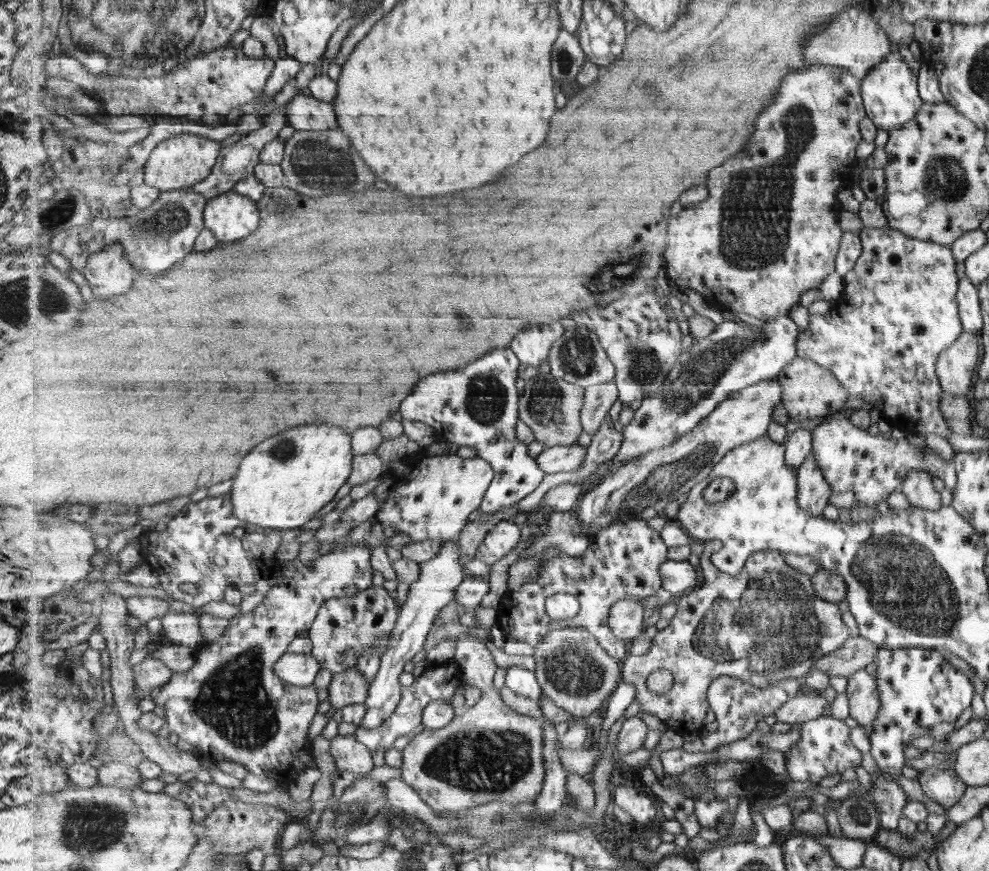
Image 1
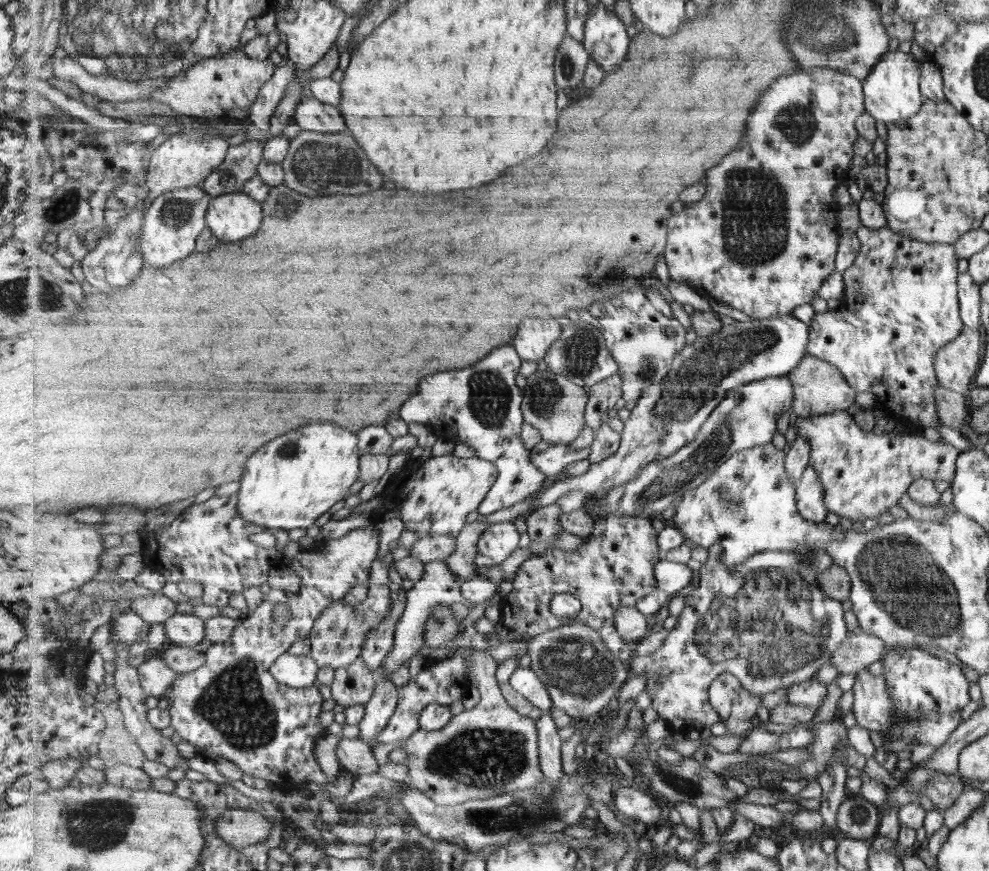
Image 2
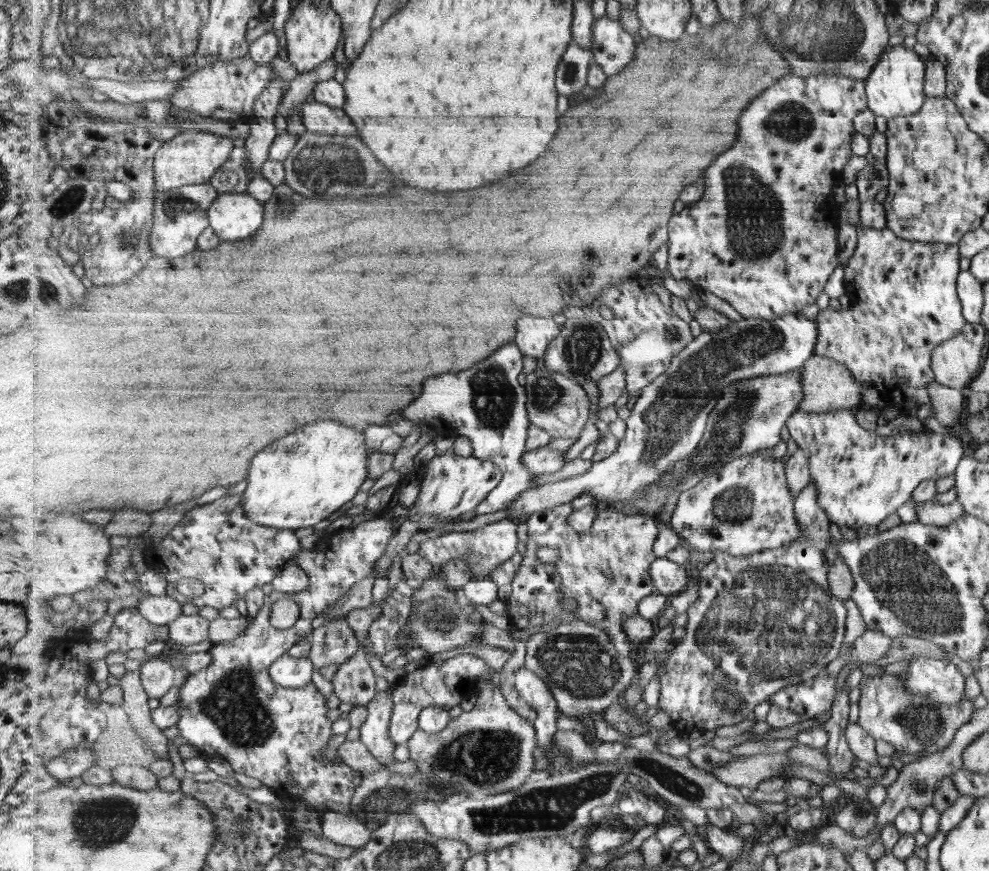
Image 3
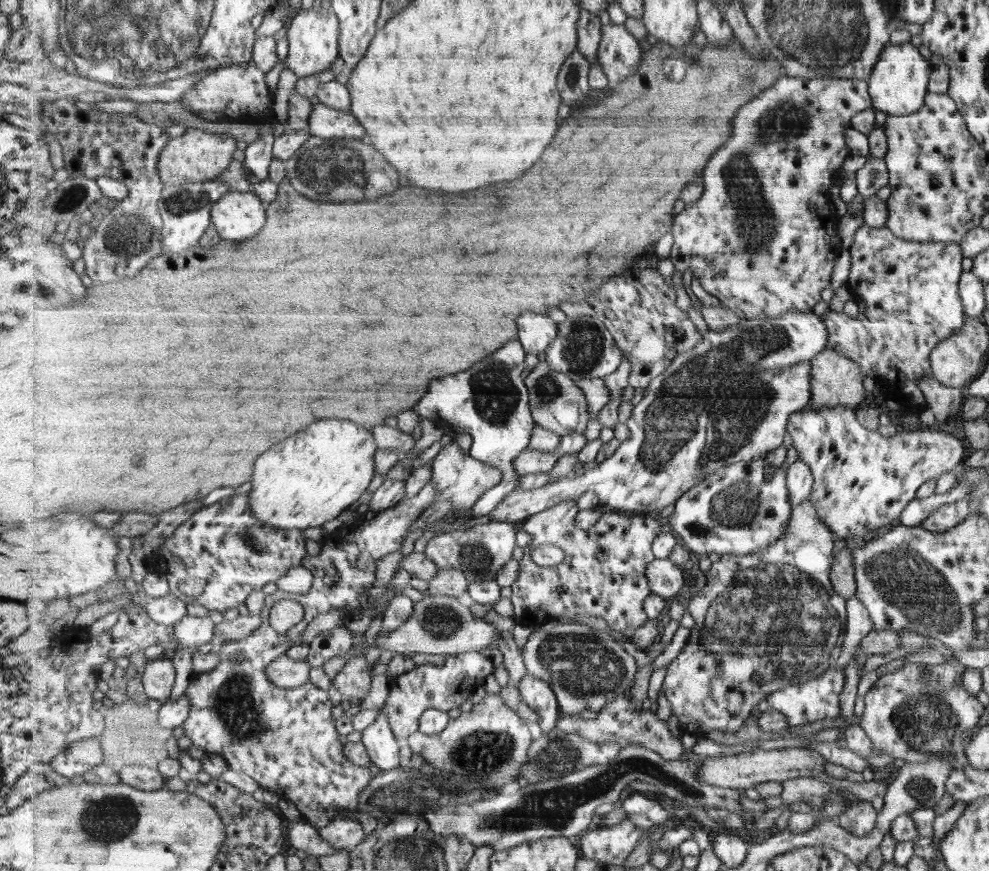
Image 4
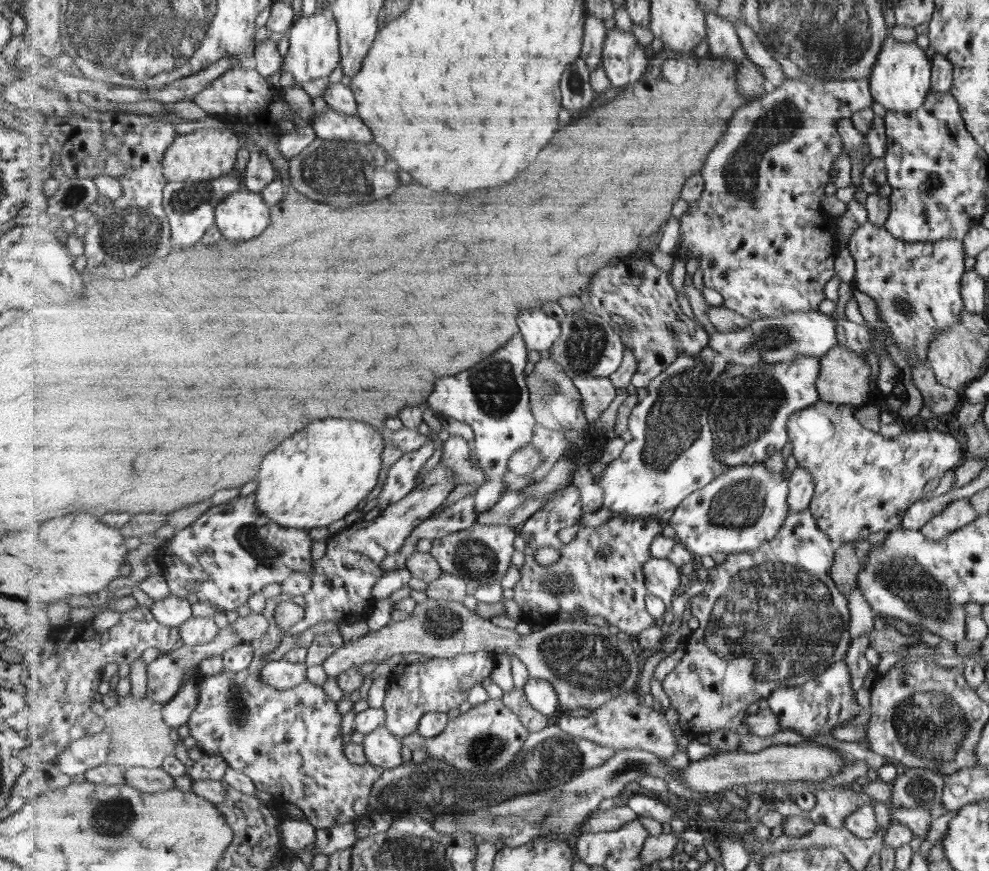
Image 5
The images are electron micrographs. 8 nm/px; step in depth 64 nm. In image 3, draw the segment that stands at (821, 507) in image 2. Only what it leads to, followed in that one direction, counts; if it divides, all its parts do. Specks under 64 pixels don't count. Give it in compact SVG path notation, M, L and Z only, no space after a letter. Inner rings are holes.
M811 478L811 484L796 496L796 514L797 520L800 521L803 537L795 539L793 543L789 543L783 547L770 548L761 552L756 552L755 555L746 557L736 557L728 552L713 553L713 560L699 572L699 590L698 598L695 602L691 602L687 610L687 624L685 625L685 636L680 640L671 655L665 659L663 666L659 668L658 674L660 679L660 698L659 710L665 711L671 718L671 723L679 733L688 734L690 732L700 731L715 731L719 726L735 726L741 724L747 719L748 714L753 714L755 706L761 702L769 702L770 697L781 691L783 687L796 686L800 683L805 683L809 679L816 678L825 673L827 668L840 657L842 648L844 647L844 639L847 632L848 608L845 606L845 601L833 595L831 587L829 587L829 570L831 565L827 564L827 550L831 548L831 530L829 530L830 518L824 508L821 508L819 490L815 485L815 480ZM767 604L773 606L773 612L767 612ZM781 610L781 612L779 612ZM769 672L770 674L767 674ZM717 689L724 689L735 697L744 701L743 712L730 712L726 710L724 704L718 704Z

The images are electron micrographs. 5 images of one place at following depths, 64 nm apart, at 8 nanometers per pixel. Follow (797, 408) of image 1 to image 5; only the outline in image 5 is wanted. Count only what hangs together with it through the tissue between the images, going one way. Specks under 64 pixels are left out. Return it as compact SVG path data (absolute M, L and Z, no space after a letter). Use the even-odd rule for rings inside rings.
M837 345L821 359L821 376L817 378L817 389L821 393L821 401L839 404L852 404L864 407L874 401L876 388L871 382L873 368L863 355L848 349L845 345Z

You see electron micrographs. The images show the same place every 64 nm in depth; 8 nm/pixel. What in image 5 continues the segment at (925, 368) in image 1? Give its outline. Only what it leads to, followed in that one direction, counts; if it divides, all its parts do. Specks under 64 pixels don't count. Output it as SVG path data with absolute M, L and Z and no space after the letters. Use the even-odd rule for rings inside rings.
M869 221L854 232L848 244L850 254L855 262L855 277L851 284L853 290L863 290L875 300L875 305L877 305L877 324L873 326L873 324L869 324L866 321L863 324L856 324L847 320L847 318L836 317L839 345L845 345L848 349L863 355L865 358L866 352L871 351L875 353L877 360L879 360L877 352L873 350L873 337L881 341L883 351L889 354L885 350L883 343L885 338L883 335L885 334L893 339L903 355L906 365L908 364L909 369L913 370L911 363L917 363L917 361L926 363L929 343L933 342L937 334L941 334L941 329L951 327L953 324L960 322L961 306L964 304L961 304L961 298L959 298L959 280L962 280L961 274L963 274L964 244L959 239L914 243L897 240L882 226L877 226ZM899 300L905 301L905 306L901 306Z

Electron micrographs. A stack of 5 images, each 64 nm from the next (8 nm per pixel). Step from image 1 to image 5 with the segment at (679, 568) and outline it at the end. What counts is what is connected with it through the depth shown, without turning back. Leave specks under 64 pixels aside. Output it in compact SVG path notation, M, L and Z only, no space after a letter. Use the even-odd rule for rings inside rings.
M653 558L645 563L644 575L649 593L658 596L665 602L665 616L661 620L661 624L666 627L673 621L671 613L671 602L673 602L673 594L675 590L680 590L681 571L672 560Z

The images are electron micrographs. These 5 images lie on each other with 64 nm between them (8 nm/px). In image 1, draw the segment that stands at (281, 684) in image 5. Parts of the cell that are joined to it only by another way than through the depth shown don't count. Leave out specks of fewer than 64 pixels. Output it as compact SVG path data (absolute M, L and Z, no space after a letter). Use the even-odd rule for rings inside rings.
M287 652L276 663L274 672L281 681L293 687L311 687L315 684L322 667L313 654Z

